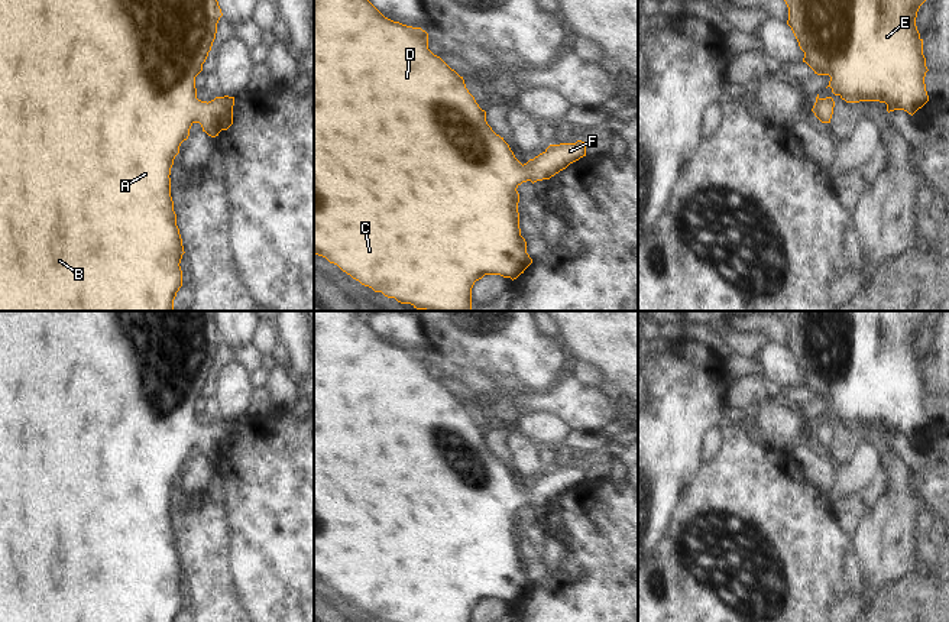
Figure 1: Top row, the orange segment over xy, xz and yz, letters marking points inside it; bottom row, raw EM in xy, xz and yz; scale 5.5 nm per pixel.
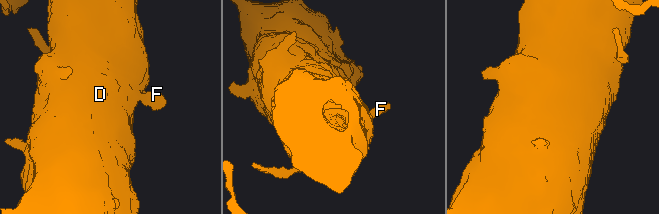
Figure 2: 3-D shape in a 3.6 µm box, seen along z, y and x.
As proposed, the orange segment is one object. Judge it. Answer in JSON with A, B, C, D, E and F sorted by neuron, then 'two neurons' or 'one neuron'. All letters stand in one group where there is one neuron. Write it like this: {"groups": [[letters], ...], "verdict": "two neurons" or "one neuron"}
{"groups": [["A", "B", "C", "D", "E", "F"]], "verdict": "one neuron"}

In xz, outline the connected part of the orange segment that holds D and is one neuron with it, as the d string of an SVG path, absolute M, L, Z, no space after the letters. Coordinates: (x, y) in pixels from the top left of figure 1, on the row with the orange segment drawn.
M314 0L314 253L337 265L362 285L372 288L375 292L382 292L388 298L395 298L401 304L411 304L417 310L472 311L472 288L476 281L482 279L485 275L501 275L514 281L532 263L532 259L527 253L527 242L521 236L518 213L519 194L516 188L527 181L534 184L537 181L550 179L583 156L586 156L586 142L577 140L576 143L550 145L542 153L522 165L503 137L496 135L488 124L486 111L479 107L474 97L469 93L463 77L428 49L428 33L425 30L385 17L369 0Z

